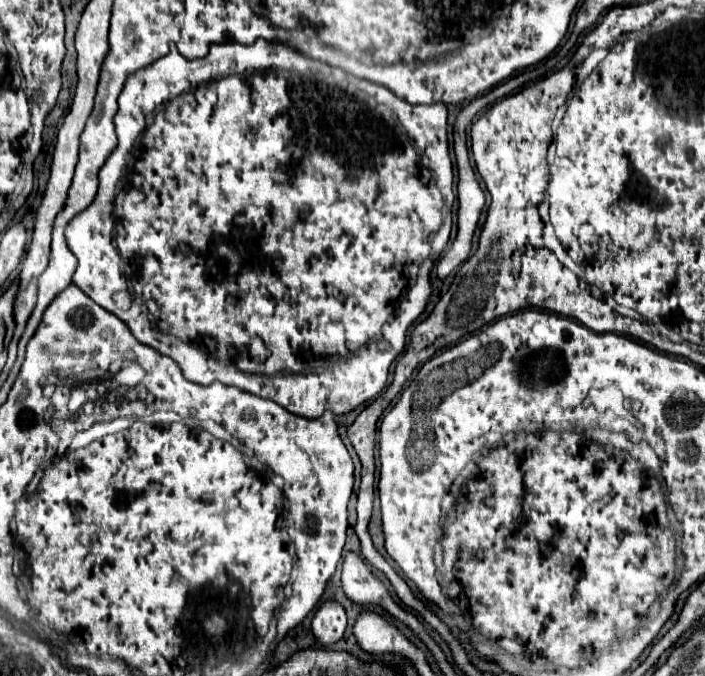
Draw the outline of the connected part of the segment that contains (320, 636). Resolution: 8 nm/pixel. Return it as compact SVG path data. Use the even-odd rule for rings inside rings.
M333 600L325 602L311 624L313 636L321 646L331 646L335 642L339 642L343 638L347 626L347 616L345 616L345 608Z

